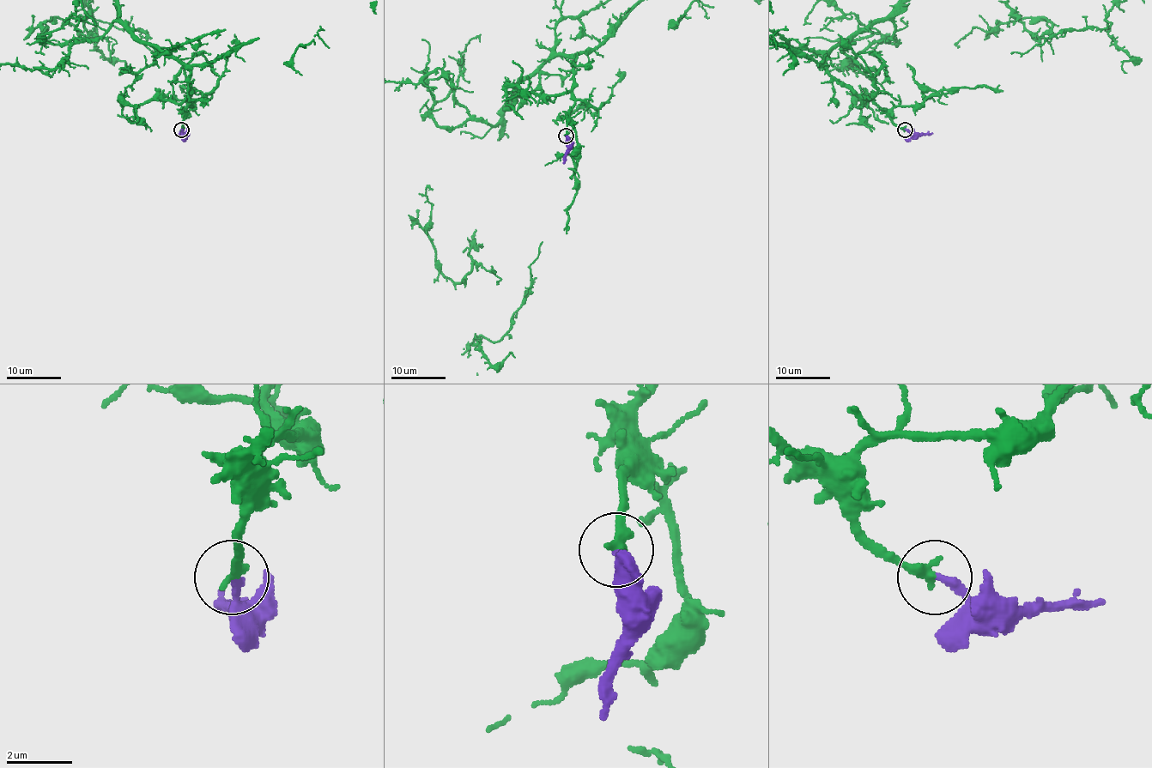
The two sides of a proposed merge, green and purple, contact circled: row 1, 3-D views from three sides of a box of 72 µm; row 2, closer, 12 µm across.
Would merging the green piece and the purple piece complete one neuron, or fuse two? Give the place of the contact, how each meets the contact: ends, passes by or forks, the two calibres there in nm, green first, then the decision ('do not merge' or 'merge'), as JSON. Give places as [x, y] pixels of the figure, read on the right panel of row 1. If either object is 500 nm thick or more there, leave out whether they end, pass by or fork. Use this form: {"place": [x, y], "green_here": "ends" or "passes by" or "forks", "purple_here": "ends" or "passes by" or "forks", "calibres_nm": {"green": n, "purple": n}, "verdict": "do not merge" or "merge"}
{"place": [905, 130], "green_here": "ends", "purple_here": "ends", "calibres_nm": {"green": 320, "purple": 240}, "verdict": "merge"}

